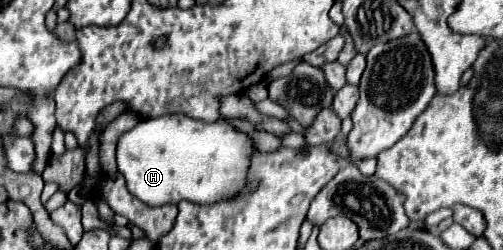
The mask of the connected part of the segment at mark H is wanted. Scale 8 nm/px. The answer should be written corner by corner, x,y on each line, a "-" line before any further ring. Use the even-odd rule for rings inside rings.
175,113
139,121
139,125
135,125
131,131
125,131
117,141
117,169
125,177
127,189
143,203
165,205
165,203
179,203
181,199
185,199
191,203
205,205
223,197
231,197
243,189
251,151
253,151
251,139
241,131
227,127
225,121
205,123

